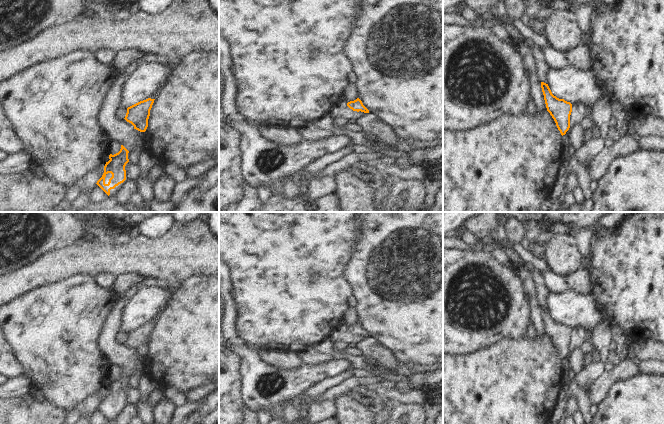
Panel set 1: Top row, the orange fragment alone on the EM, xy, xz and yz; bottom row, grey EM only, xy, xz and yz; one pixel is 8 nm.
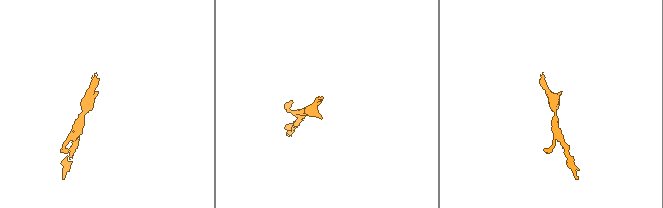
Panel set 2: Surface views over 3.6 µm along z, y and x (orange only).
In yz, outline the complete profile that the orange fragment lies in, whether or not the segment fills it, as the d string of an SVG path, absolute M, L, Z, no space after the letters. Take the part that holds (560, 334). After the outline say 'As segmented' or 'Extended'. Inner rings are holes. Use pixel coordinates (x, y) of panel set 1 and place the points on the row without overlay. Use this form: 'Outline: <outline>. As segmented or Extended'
Outline: M541 306L541 312L544 319L547 335L554 343L561 359L565 359L570 352L570 339L572 336L572 328L554 320L548 308Z. As segmented

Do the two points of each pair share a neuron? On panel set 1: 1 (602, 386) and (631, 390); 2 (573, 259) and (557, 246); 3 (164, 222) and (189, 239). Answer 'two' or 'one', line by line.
1: two
2: one
3: two

